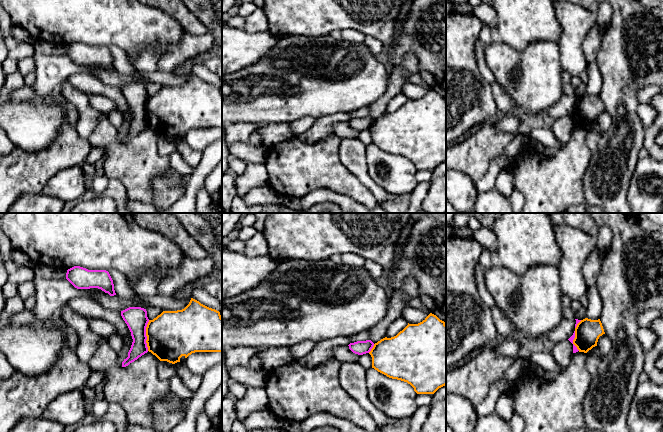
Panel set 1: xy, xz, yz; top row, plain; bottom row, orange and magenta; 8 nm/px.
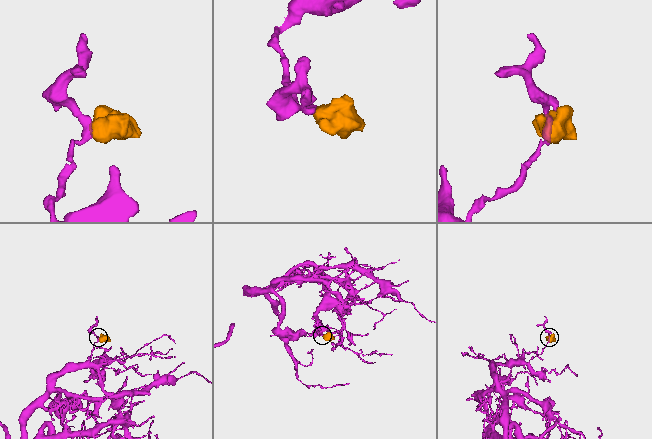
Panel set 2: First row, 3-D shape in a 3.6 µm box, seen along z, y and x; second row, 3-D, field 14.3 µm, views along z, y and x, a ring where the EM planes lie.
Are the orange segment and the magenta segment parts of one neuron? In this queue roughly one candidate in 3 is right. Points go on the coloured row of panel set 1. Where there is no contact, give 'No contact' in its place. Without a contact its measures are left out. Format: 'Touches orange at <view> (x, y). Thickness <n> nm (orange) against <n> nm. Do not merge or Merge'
Touches orange at xy (146, 335). Thickness 380 nm (orange) against 180 nm. Do not merge

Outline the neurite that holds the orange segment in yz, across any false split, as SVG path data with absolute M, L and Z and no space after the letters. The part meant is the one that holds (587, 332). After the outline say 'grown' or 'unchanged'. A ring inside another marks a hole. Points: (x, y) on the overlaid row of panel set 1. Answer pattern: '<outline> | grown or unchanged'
M585 318L581 320L575 328L575 338L573 344L579 352L587 353L593 347L597 346L600 336L605 334L600 319L591 320Z | unchanged

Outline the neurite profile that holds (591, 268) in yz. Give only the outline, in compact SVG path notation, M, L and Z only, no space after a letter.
M595 248L587 257L583 267L582 274L586 282L586 287L596 286L597 277L600 272L601 263L603 261L603 253Z

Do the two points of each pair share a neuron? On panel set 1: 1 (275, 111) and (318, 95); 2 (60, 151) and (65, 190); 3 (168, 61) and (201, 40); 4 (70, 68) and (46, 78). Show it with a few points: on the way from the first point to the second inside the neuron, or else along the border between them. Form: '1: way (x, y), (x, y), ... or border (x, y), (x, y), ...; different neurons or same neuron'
1: way (286, 105), (292, 99), (307, 95); same neuron
2: border (81, 165), (68, 166), (57, 171), (44, 185); different neurons
3: way (176, 56), (193, 44); same neuron
4: way (64, 68), (55, 69), (52, 72); same neuron

